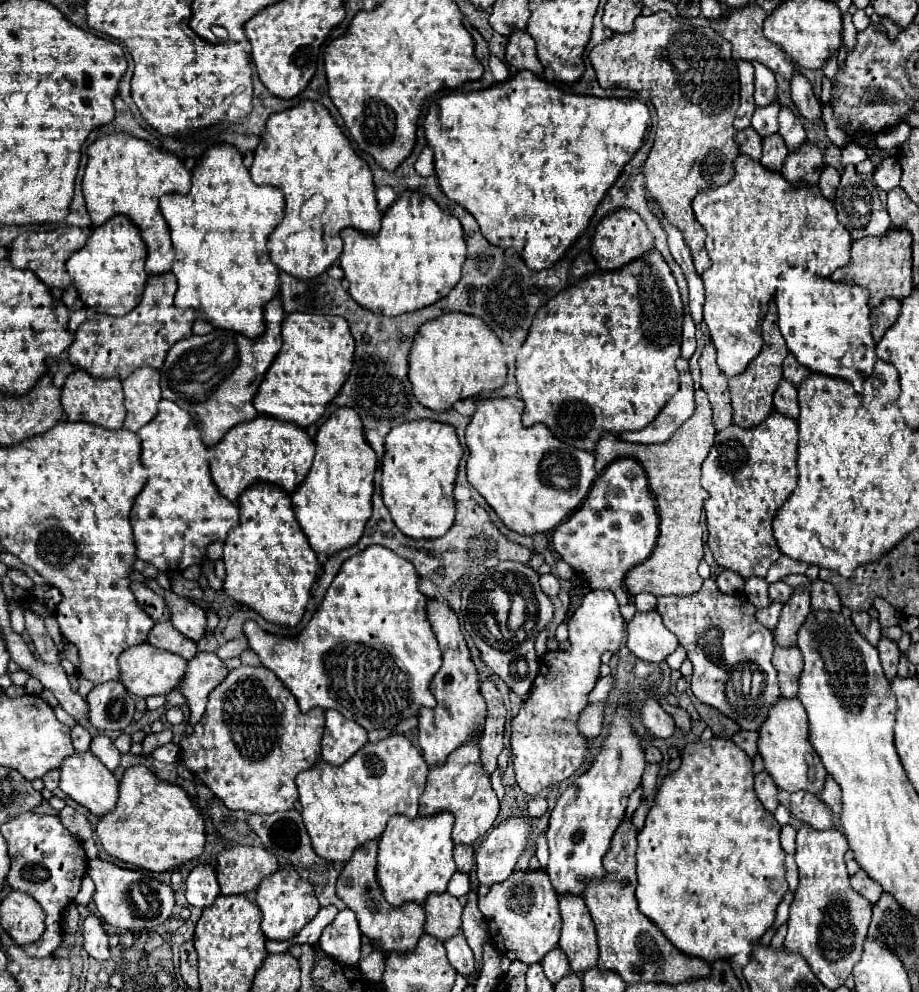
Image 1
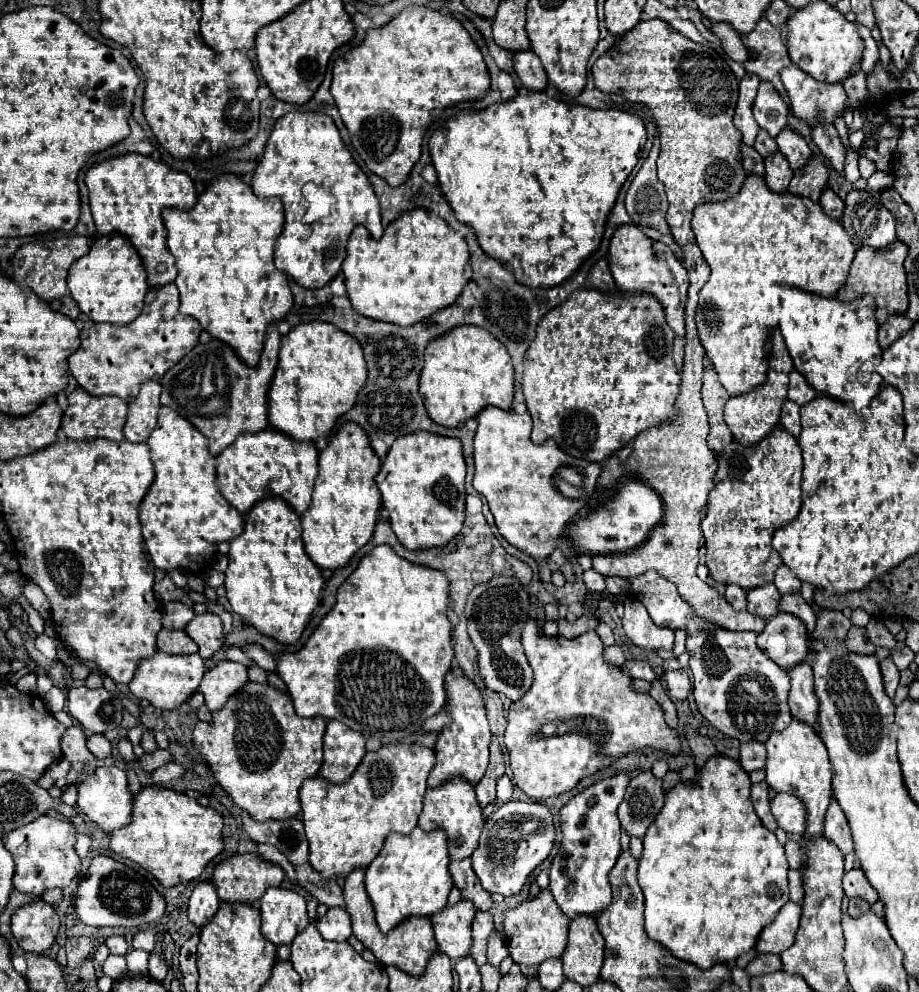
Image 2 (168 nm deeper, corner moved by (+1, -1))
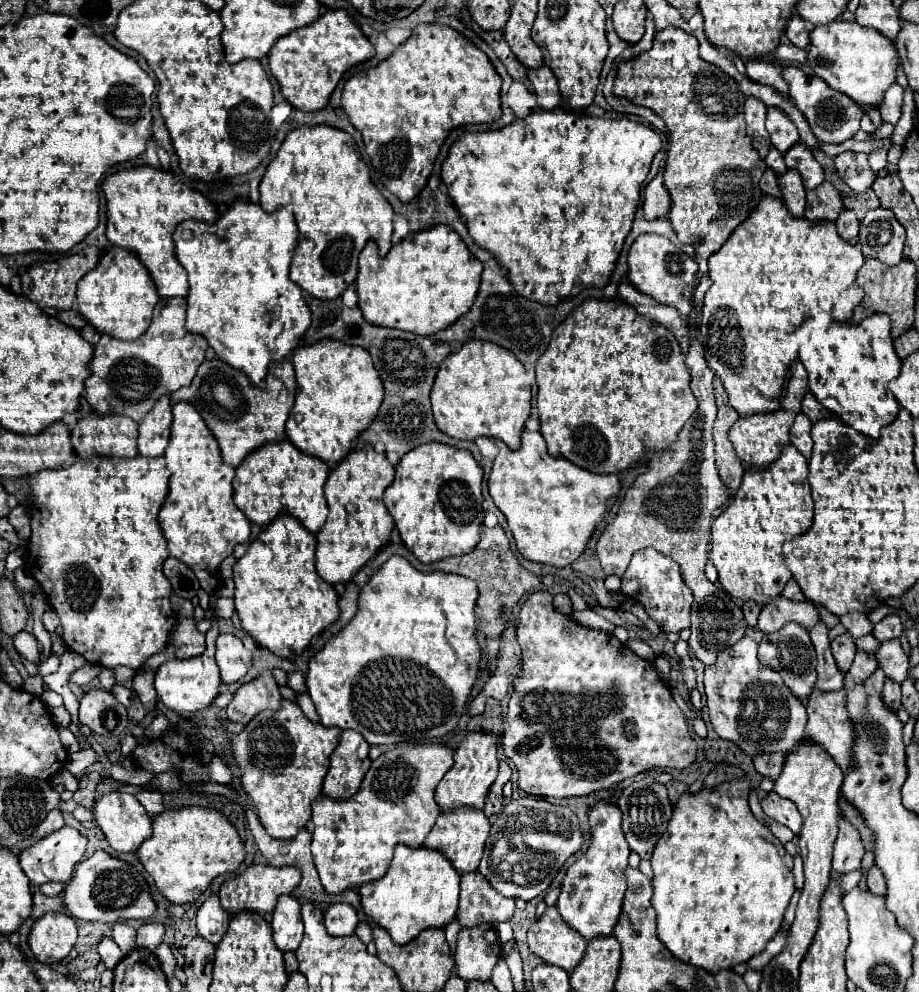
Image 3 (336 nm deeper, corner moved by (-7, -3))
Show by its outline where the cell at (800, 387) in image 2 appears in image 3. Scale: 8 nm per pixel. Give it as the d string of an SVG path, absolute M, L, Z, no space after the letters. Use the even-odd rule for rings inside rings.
M811 392L805 394L805 398L803 398L803 402L801 402L801 410L811 418L811 422L817 422L817 420L823 420L823 418L833 416L823 404L817 402L817 398L815 398Z

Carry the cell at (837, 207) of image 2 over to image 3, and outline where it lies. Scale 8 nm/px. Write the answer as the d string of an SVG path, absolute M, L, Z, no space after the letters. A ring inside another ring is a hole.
M843 210L841 216L835 220L835 226L837 226L837 232L841 234L841 238L849 240L849 242L855 242L857 234L859 234L859 220L855 216L853 210Z

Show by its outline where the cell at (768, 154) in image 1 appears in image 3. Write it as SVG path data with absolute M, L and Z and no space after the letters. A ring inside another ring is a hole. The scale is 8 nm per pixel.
M787 170L785 174L777 176L779 184L781 184L781 194L783 194L783 202L787 206L787 210L793 216L803 216L803 208L805 208L805 188L801 182L799 172Z

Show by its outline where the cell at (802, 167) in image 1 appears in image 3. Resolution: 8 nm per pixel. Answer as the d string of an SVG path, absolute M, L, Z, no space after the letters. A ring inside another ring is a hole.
M823 182L815 190L807 190L807 206L805 206L807 220L833 220L835 222L841 210L843 210L841 194L833 188L831 182Z

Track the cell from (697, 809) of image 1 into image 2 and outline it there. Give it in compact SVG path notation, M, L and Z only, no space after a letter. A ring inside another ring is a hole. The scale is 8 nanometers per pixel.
M713 756L713 758L709 758L709 762L705 762L701 772L697 774L695 782L691 782L691 784L679 782L673 790L669 790L665 794L665 806L663 806L661 814L657 816L657 820L653 822L653 826L649 826L649 830L643 838L643 858L639 860L639 886L643 888L643 894L645 894L645 932L651 940L665 946L673 956L677 956L685 962L691 962L691 964L699 966L701 970L707 970L715 964L733 962L741 954L753 950L761 930L773 922L773 918L777 916L781 906L789 900L789 896L787 896L787 870L789 870L789 866L787 866L785 850L779 844L777 836L773 832L765 830L765 826L761 826L761 820L757 818L757 814L751 806L749 790L751 790L749 774L741 768L739 762L725 758L725 756Z

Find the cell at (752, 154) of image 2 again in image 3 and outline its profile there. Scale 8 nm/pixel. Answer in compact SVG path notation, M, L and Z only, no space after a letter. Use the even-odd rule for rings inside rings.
M765 170L765 174L763 174L763 178L761 178L761 190L765 192L765 194L771 194L771 196L781 196L781 190L779 190L779 184L777 184L777 176L775 176L775 172L773 170Z

